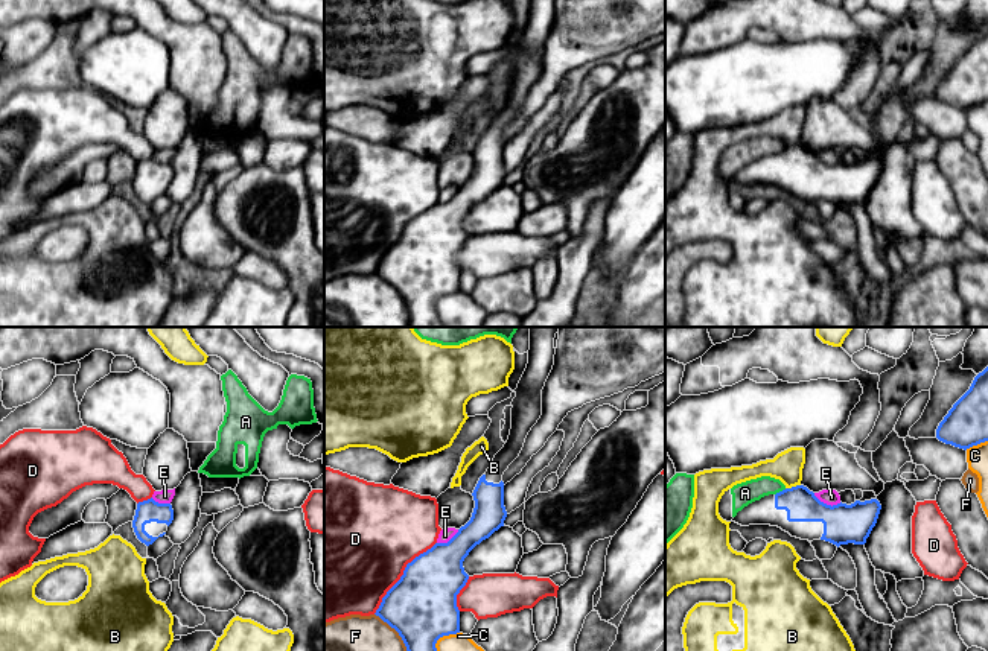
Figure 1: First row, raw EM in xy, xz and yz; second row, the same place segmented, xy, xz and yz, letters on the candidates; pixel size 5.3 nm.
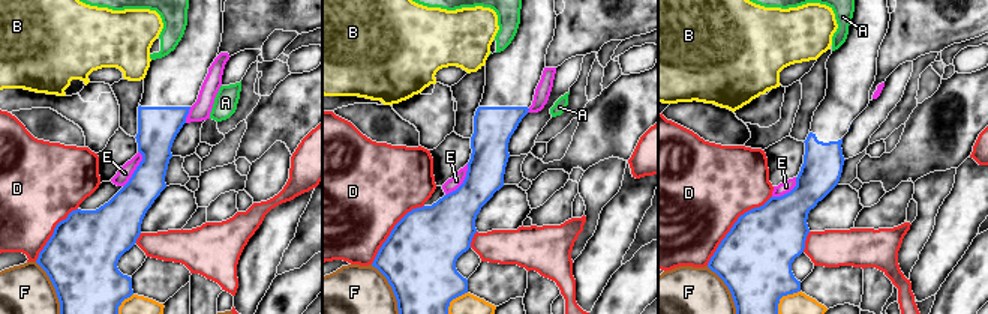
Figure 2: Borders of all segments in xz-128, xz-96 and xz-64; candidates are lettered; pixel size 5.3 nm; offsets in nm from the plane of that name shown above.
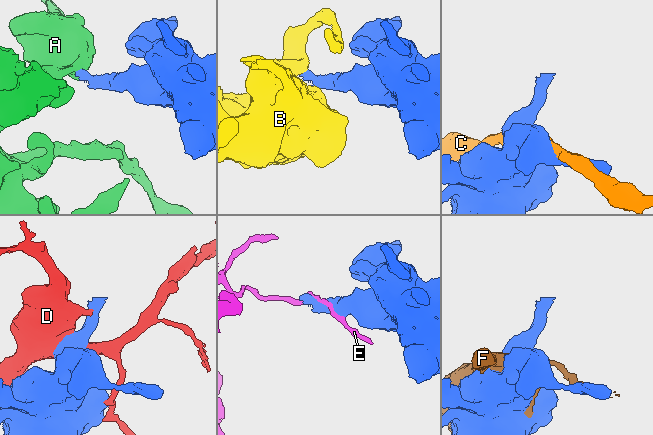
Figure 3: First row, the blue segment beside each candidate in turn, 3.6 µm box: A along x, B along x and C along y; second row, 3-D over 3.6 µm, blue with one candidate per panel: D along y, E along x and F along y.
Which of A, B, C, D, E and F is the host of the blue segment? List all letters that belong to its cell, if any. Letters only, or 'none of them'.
none of them

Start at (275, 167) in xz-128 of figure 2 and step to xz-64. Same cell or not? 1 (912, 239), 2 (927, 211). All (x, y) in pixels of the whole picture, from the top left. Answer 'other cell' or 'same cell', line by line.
1: same cell
2: same cell

